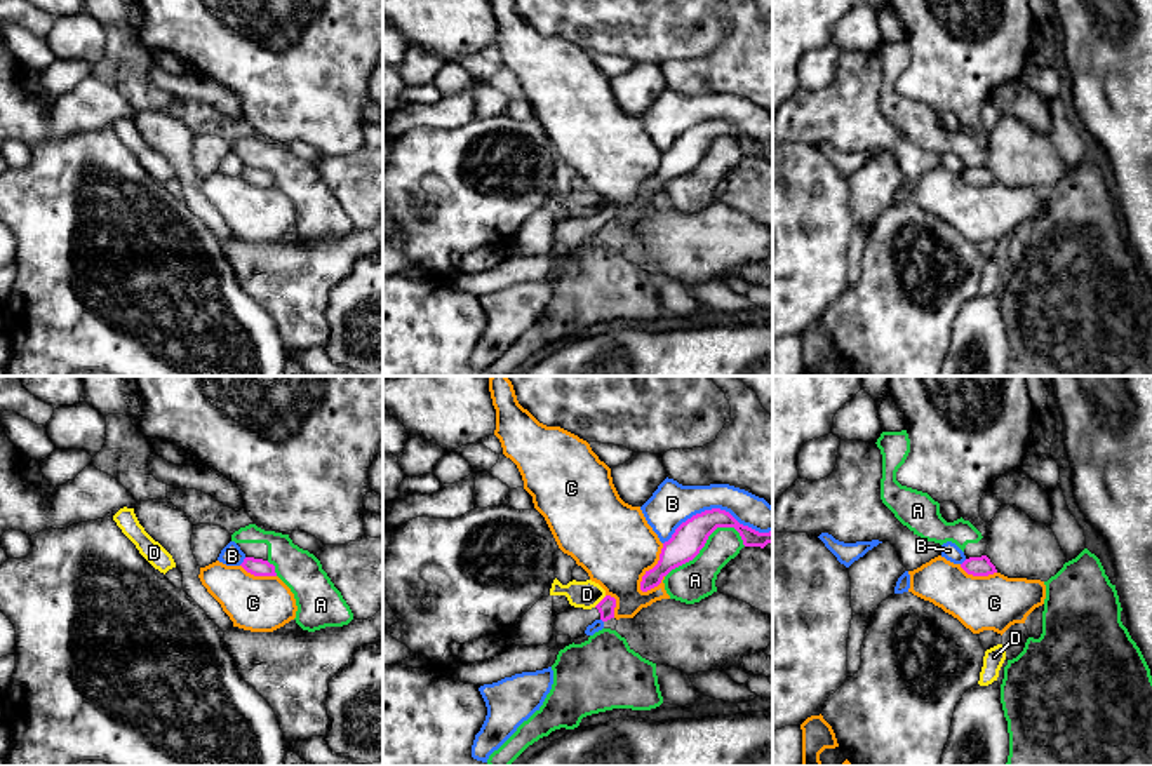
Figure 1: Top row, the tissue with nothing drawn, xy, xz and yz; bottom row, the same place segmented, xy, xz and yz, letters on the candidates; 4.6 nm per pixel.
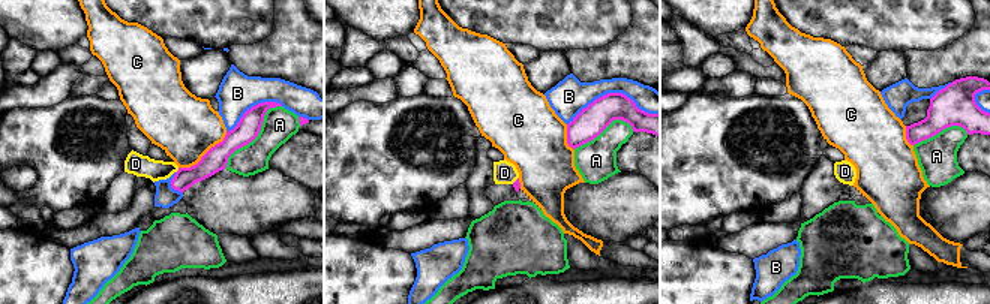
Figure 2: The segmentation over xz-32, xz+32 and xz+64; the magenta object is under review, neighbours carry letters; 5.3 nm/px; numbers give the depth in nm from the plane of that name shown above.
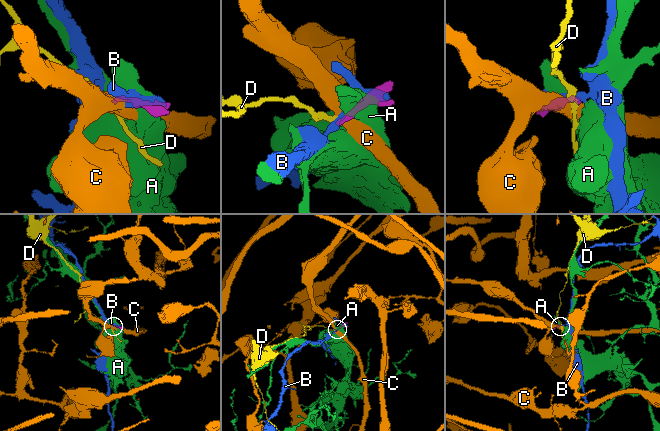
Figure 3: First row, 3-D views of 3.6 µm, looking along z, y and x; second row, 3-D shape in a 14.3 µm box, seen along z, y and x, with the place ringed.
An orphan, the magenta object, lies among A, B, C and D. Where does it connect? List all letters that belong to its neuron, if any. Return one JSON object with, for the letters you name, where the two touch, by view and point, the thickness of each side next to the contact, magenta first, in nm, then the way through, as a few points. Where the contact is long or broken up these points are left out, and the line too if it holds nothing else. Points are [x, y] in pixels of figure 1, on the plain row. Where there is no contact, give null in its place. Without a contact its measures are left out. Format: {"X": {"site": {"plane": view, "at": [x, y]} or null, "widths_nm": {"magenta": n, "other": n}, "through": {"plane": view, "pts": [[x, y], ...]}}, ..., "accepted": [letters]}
{"accepted": []}

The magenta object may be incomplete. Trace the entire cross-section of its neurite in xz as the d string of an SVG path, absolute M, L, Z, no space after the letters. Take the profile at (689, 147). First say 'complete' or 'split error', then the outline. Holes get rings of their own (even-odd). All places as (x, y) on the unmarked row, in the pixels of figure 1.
complete; M720 118L705 120L682 132L672 148L663 153L658 174L642 186L640 200L647 202L658 197L672 179L693 171L717 138L734 138L745 157L764 158L773 153L773 141L759 143L740 134L729 122Z

